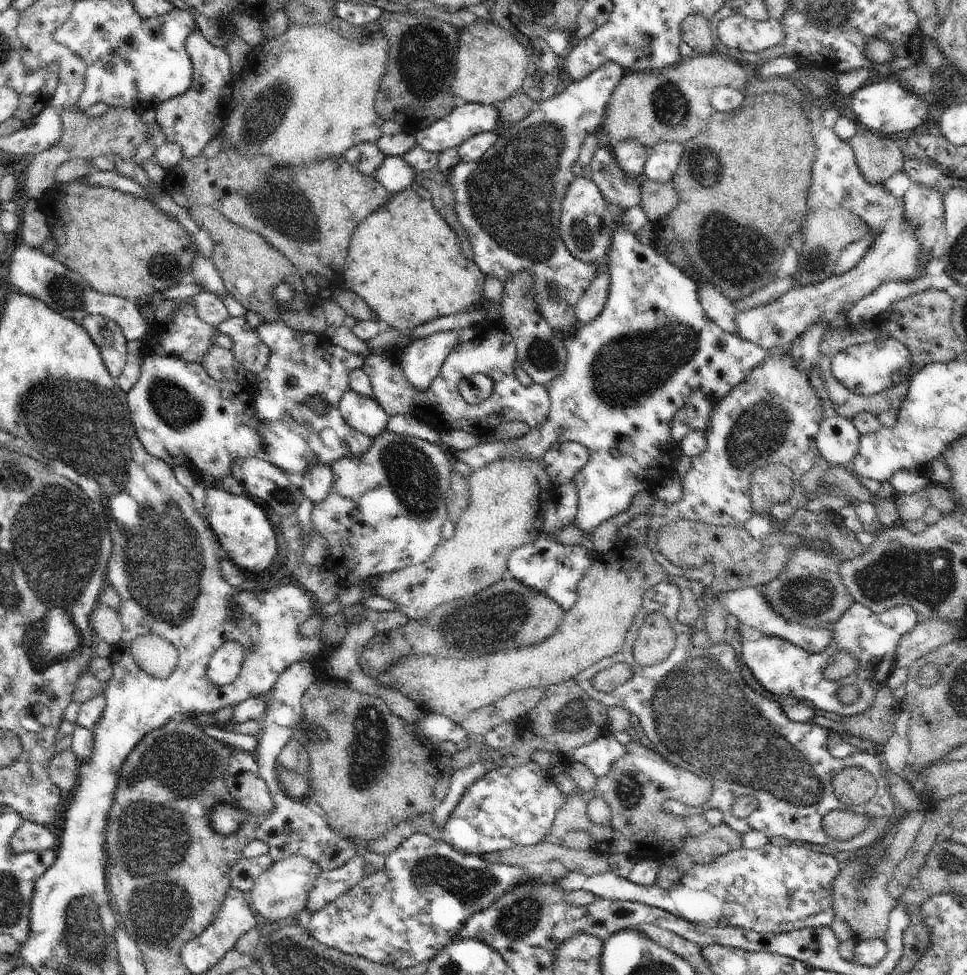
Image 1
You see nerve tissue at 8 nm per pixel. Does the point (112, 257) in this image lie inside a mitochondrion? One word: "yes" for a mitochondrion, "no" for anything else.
no

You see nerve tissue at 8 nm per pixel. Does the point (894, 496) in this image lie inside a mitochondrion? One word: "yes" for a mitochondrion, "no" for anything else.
no

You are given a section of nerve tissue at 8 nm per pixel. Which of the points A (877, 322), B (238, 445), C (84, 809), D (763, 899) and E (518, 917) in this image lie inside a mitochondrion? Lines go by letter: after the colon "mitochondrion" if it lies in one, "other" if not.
A: other
B: other
C: other
D: mitochondrion
E: mitochondrion

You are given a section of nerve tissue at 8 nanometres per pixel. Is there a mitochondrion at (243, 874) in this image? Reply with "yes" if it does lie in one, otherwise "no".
no

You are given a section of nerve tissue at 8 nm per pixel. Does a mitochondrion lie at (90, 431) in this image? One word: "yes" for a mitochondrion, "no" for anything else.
yes

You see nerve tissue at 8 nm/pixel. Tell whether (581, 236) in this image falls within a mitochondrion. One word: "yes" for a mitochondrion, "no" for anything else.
yes

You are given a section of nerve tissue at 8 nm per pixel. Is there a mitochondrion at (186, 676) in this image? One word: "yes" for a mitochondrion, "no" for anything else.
no

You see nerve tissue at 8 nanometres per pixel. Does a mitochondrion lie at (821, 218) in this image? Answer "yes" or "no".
no

